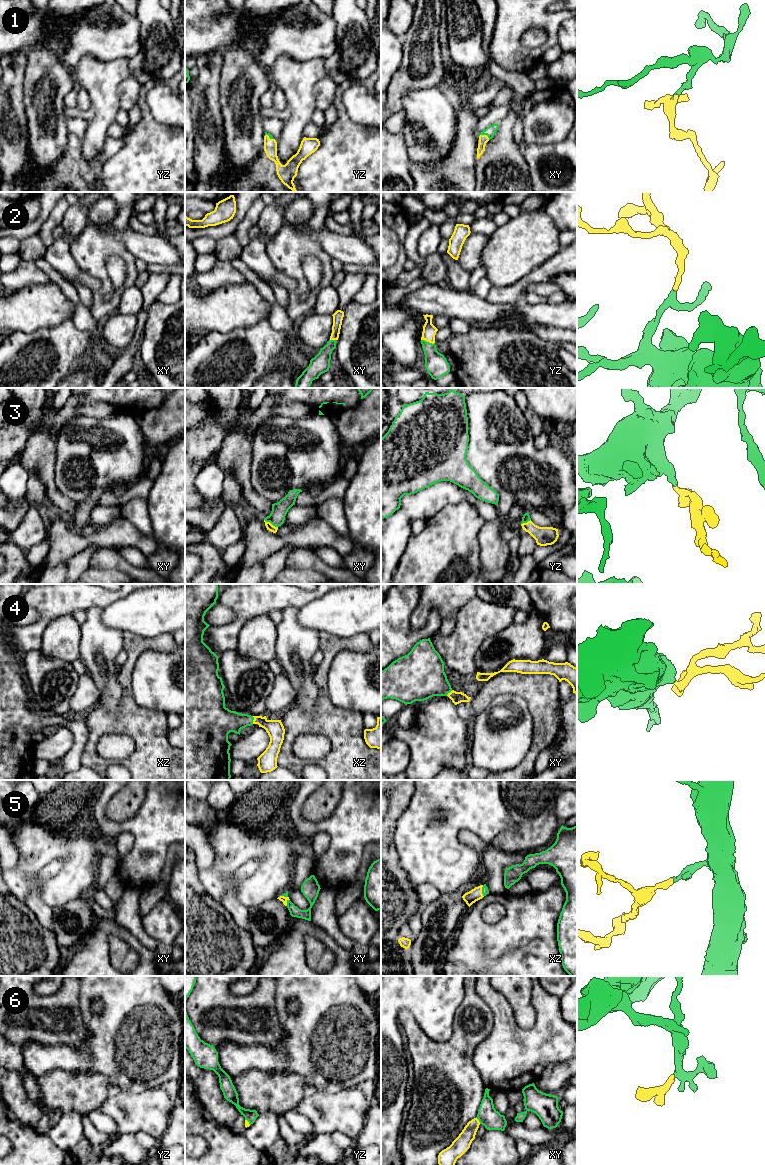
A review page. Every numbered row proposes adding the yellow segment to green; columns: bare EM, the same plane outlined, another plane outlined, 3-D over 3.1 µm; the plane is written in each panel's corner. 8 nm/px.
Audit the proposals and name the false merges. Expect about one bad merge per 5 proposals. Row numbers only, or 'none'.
none

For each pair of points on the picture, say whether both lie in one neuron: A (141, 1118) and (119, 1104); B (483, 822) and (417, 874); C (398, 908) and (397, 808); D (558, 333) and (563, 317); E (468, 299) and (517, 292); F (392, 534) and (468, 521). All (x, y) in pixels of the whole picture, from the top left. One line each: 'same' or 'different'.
A: same
B: same
C: same
D: different
E: different
F: different

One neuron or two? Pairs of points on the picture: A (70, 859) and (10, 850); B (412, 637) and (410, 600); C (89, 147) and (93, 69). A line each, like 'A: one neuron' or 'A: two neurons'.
A: two neurons
B: one neuron
C: one neuron

